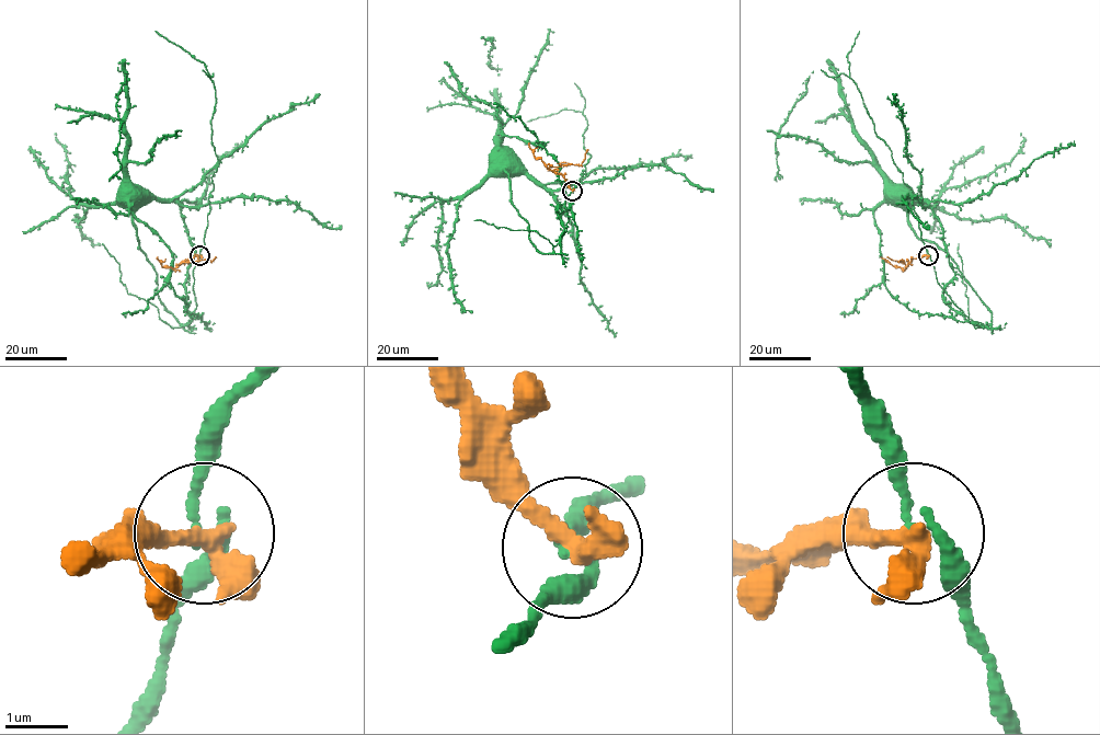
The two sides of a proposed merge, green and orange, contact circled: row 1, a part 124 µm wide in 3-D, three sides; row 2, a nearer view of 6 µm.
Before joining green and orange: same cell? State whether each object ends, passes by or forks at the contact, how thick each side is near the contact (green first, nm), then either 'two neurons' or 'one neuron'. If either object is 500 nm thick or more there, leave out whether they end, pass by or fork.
green passes by; orange passes by; calibres 140 and 320 nm; two neurons

